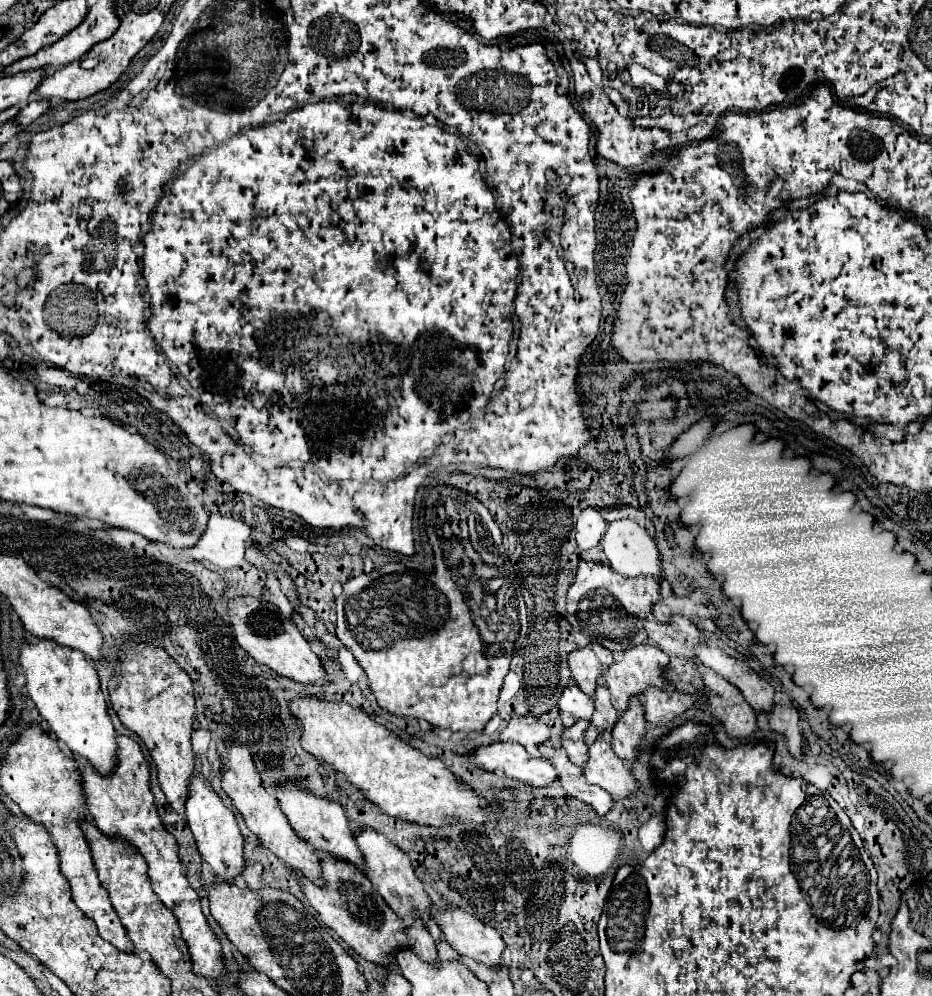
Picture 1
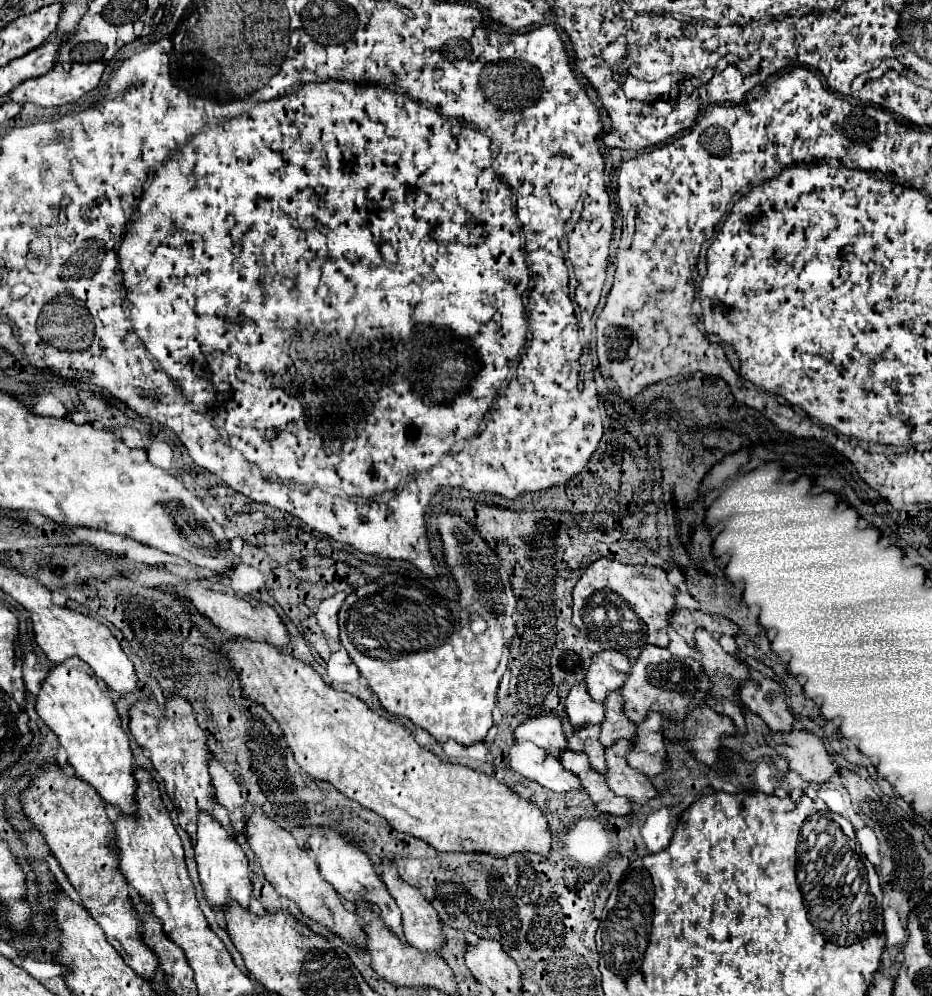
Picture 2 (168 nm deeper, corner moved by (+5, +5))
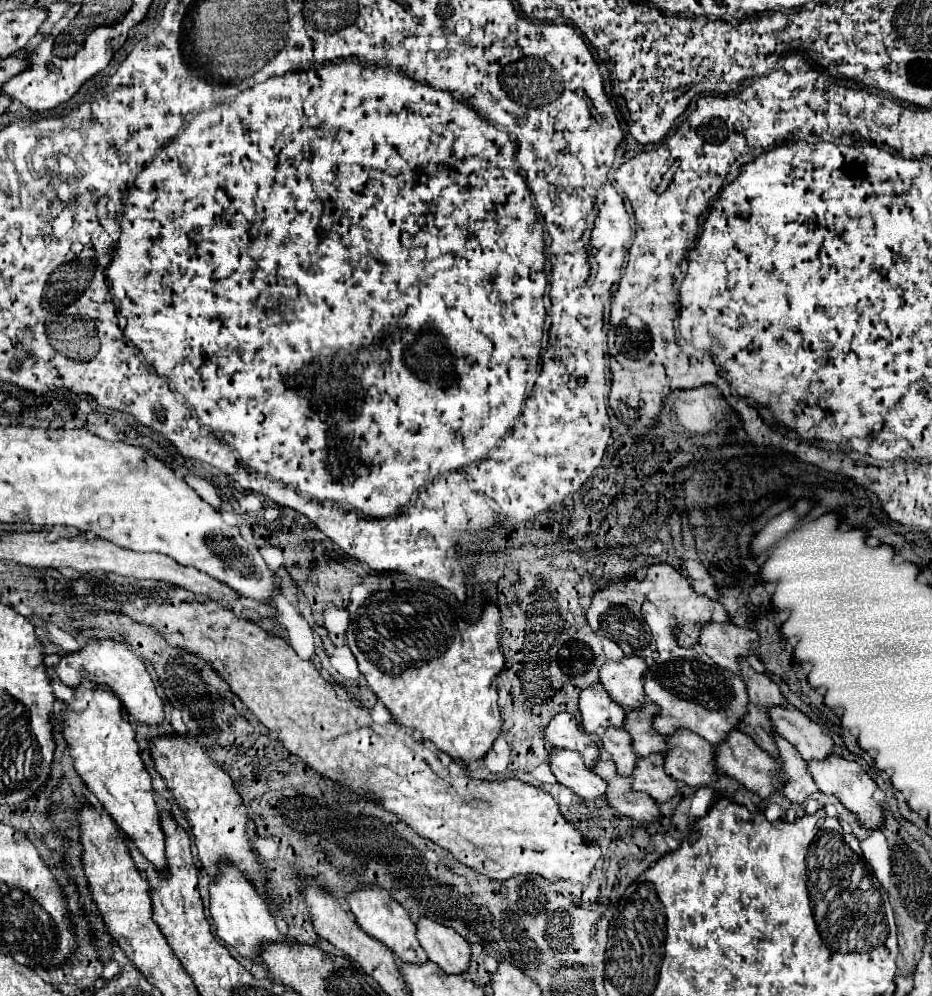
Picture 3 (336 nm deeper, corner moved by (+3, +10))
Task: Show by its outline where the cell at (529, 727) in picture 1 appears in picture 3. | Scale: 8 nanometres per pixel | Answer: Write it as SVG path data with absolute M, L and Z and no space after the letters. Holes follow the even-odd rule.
M560 712L552 718L552 722L546 728L546 740L552 742L556 748L578 750L586 766L590 768L594 768L598 762L598 754L600 754L598 742L582 730L580 722L570 712Z

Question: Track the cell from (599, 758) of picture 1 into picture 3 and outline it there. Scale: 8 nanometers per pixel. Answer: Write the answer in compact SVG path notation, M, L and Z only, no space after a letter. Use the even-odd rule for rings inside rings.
M652 754L650 758L640 758L632 774L634 790L650 794L658 804L668 802L680 790L680 784L664 772L664 756Z

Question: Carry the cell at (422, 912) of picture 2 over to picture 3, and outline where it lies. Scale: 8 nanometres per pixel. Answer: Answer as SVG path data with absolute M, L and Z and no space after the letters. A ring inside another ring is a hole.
M428 918L418 922L418 942L428 958L446 974L466 974L470 968L470 944L458 932L434 924Z

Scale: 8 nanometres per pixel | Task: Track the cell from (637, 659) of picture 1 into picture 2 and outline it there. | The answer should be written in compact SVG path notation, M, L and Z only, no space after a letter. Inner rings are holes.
M646 645L640 655L632 661L632 669L626 675L624 685L620 687L622 699L624 699L624 715L632 719L634 723L640 723L646 717L646 711L660 711L662 715L668 715L676 721L682 721L686 717L686 711L696 705L704 705L710 693L710 679L700 667L700 661L694 657L676 657L664 647Z

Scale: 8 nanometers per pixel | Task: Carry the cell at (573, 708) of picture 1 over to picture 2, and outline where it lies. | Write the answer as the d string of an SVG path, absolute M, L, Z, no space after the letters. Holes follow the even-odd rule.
M574 685L566 697L566 715L572 727L582 727L588 723L602 723L604 705L592 701L584 685Z

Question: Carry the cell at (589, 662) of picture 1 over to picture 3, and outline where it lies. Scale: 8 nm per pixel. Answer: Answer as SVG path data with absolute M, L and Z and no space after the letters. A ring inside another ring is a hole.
M626 656L622 662L608 660L600 670L600 682L606 688L606 692L620 702L620 706L626 706L626 710L638 710L642 708L642 702L646 700L644 694L644 678L646 678L648 666L638 656Z

